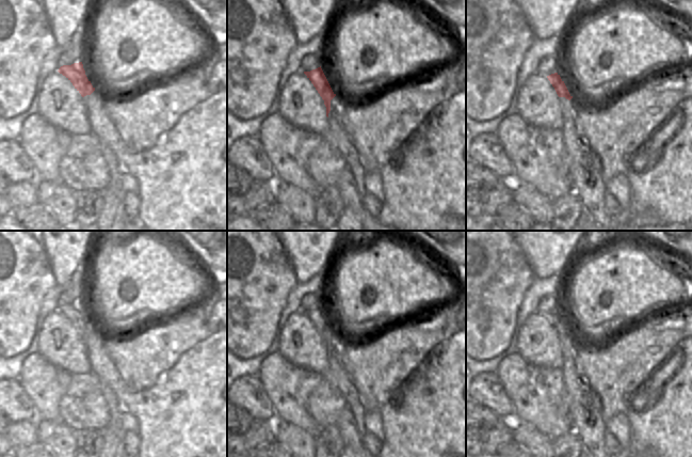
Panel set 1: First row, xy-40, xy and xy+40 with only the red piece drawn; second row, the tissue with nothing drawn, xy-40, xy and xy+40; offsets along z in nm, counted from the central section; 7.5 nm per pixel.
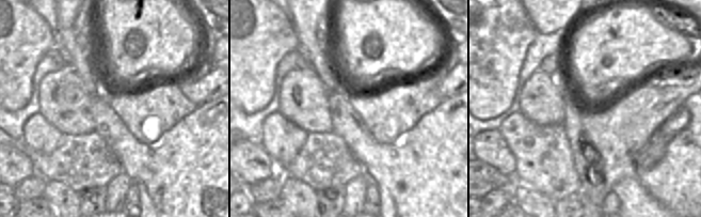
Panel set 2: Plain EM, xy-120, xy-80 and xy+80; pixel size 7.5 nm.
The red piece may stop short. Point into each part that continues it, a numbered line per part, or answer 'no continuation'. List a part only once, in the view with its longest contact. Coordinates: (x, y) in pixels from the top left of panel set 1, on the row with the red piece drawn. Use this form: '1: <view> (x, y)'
1: xy (351, 184)

